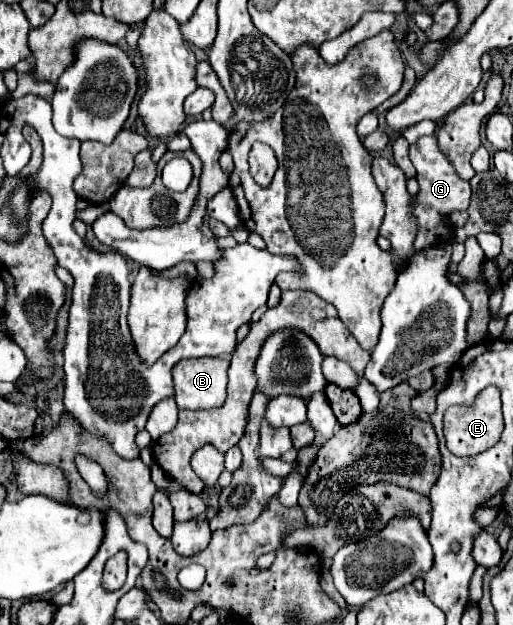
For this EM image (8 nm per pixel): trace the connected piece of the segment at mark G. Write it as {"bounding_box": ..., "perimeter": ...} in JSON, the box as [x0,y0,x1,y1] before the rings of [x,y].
{"bounding_box":[409,136,471,254],"perimeter":[[[423,136],[417,140],[417,144],[411,144],[409,158],[417,170],[417,182],[419,182],[419,192],[413,196],[413,208],[411,208],[411,216],[415,218],[415,222],[419,226],[419,232],[413,242],[413,254],[419,254],[419,252],[439,244],[439,226],[445,226],[445,230],[451,232],[449,216],[451,216],[451,212],[469,208],[471,186],[469,186],[469,182],[465,182],[457,176],[455,168],[439,152],[435,136]]]}

